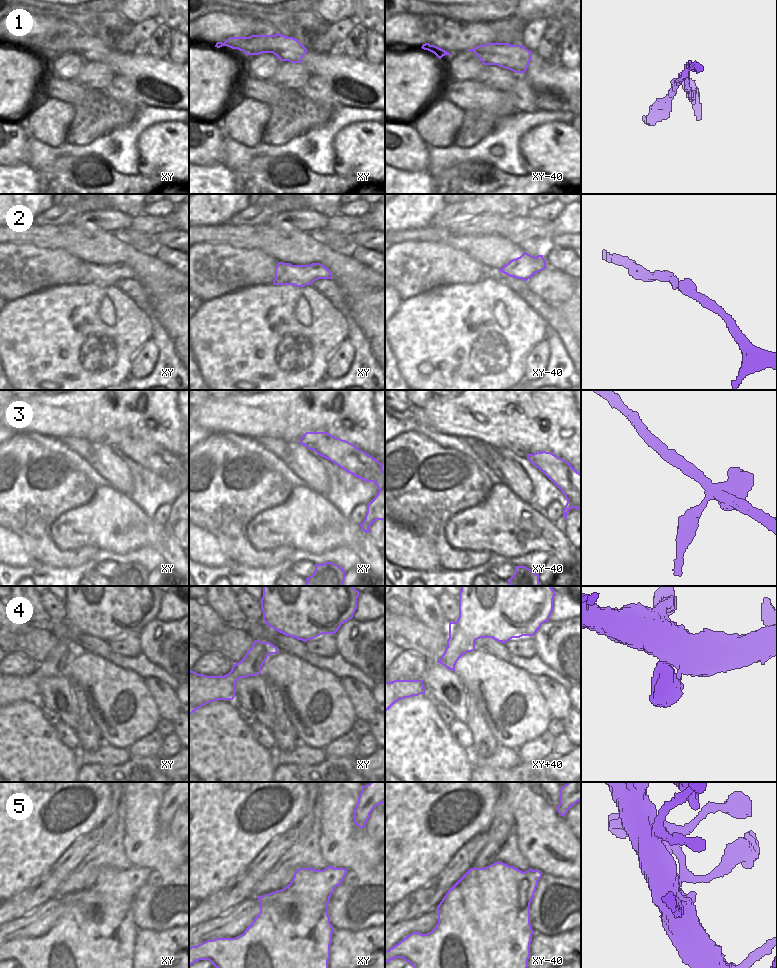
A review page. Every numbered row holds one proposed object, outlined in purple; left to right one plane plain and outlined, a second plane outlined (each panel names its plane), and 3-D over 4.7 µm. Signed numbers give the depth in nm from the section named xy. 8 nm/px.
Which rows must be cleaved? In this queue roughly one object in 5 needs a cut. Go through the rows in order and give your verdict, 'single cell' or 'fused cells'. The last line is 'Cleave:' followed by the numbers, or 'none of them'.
1: fused cells
2: single cell
3: single cell
4: single cell
5: single cell
Cleave: 1

